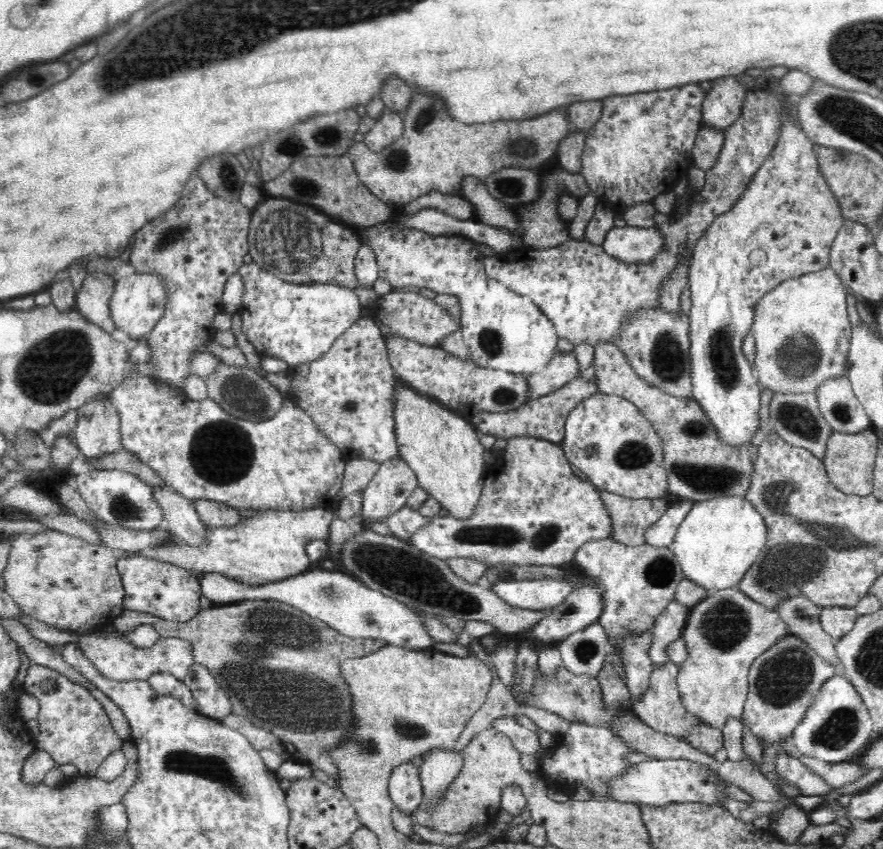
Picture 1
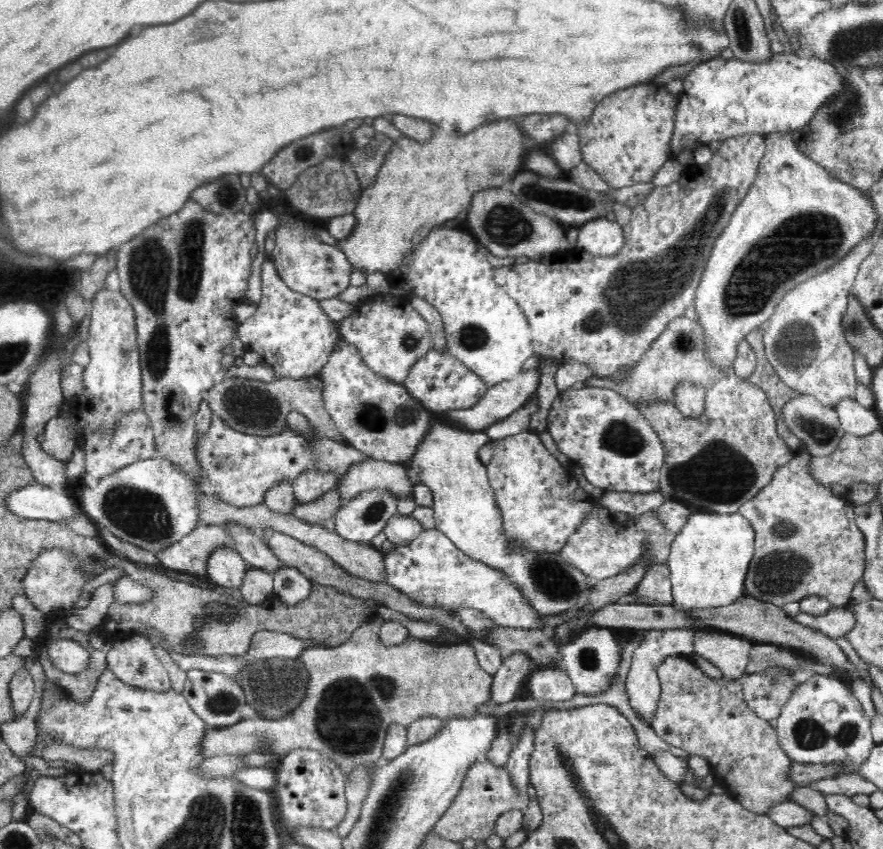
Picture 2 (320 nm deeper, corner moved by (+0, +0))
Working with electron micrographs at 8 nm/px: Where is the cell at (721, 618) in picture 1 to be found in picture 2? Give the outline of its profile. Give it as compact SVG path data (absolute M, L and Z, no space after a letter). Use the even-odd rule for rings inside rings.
M853 603L841 605L821 615L813 615L800 611L792 619L814 630L822 631L826 636L833 639L845 636L849 630L854 628L856 623Z

